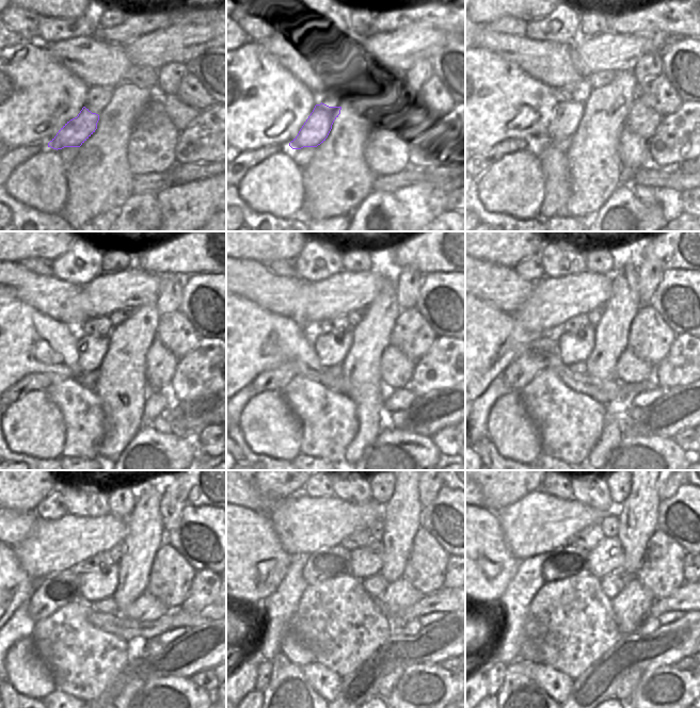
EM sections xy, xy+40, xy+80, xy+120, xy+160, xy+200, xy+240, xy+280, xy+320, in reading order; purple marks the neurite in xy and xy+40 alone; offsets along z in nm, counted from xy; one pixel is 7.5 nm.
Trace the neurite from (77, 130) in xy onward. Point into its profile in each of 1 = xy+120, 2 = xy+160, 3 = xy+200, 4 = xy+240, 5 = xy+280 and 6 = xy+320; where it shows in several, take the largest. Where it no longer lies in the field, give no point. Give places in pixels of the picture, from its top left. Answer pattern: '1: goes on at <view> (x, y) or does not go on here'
1: goes on at xy+120 (91, 350)
2: goes on at xy+160 (331, 349)
3: goes on at xy+200 (573, 347)
4: goes on at xy+240 (94, 585)
5: goes on at xy+280 (366, 561)
6: goes on at xy+320 (607, 556)

